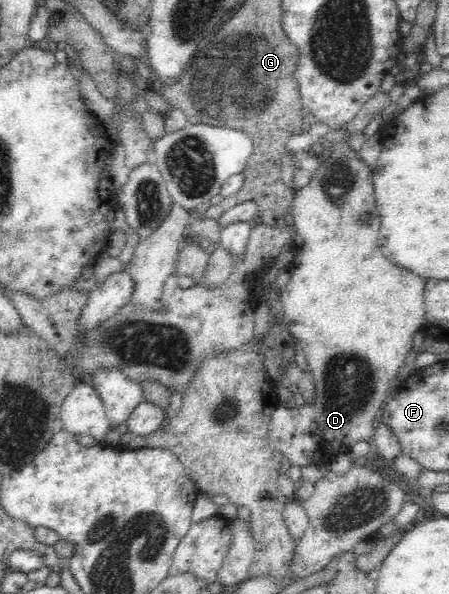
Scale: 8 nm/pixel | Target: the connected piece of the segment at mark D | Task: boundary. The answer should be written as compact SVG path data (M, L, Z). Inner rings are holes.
M333 143L327 149L327 156L320 161L320 165L312 174L311 181L302 188L295 190L294 199L290 209L294 215L295 239L290 246L290 251L295 260L287 267L291 274L291 281L284 287L285 293L281 293L281 303L284 309L282 321L291 336L296 337L301 344L304 354L304 363L310 369L312 379L312 399L307 400L304 405L285 407L285 403L278 404L271 412L269 429L266 433L267 448L280 451L283 458L292 467L304 468L306 465L323 466L330 464L335 455L346 453L351 446L360 441L370 442L376 426L380 421L383 405L390 399L391 383L399 375L401 367L405 365L405 357L413 350L413 337L415 333L422 330L425 323L425 300L424 287L426 280L413 272L399 267L393 263L387 263L383 259L379 247L377 247L377 235L379 235L379 219L377 219L377 207L375 207L375 195L373 195L373 181L371 181L371 170L360 160L357 153L349 148L347 143Z

